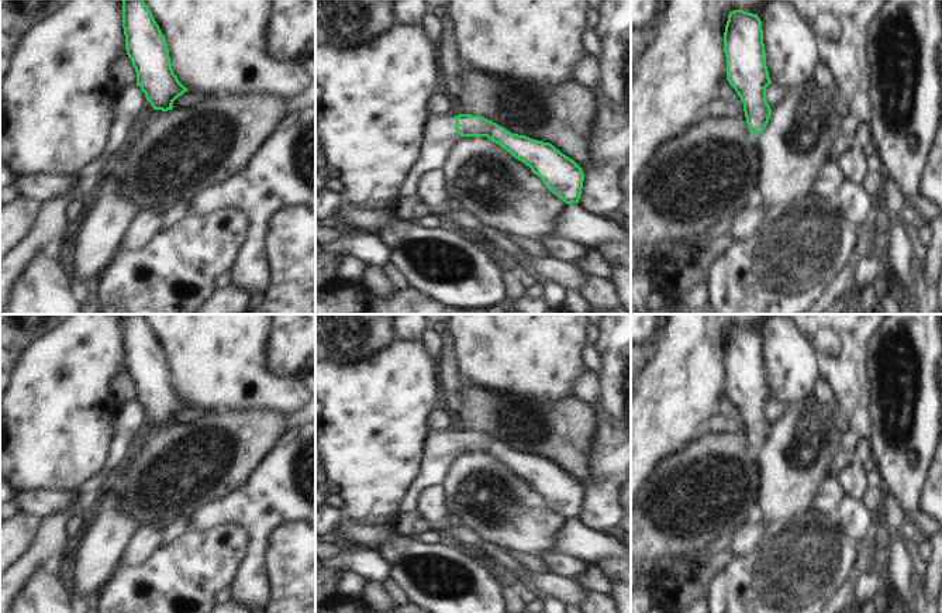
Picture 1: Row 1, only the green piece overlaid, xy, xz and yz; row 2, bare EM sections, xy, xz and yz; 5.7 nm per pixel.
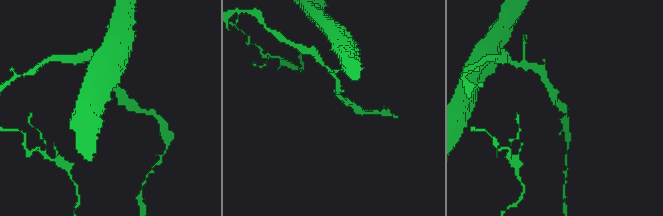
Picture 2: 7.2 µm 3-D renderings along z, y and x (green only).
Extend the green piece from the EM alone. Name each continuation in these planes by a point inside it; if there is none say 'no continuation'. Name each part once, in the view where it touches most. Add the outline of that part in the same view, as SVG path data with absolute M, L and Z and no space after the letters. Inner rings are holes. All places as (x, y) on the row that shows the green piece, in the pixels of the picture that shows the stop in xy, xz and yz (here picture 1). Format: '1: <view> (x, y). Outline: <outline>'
1: xz (440, 135). Outline: M429 114L428 127L422 131L420 155L408 169L400 185L400 196L417 194L417 183L427 171L438 171L444 166L451 148L460 138L456 132L456 120L449 114Z

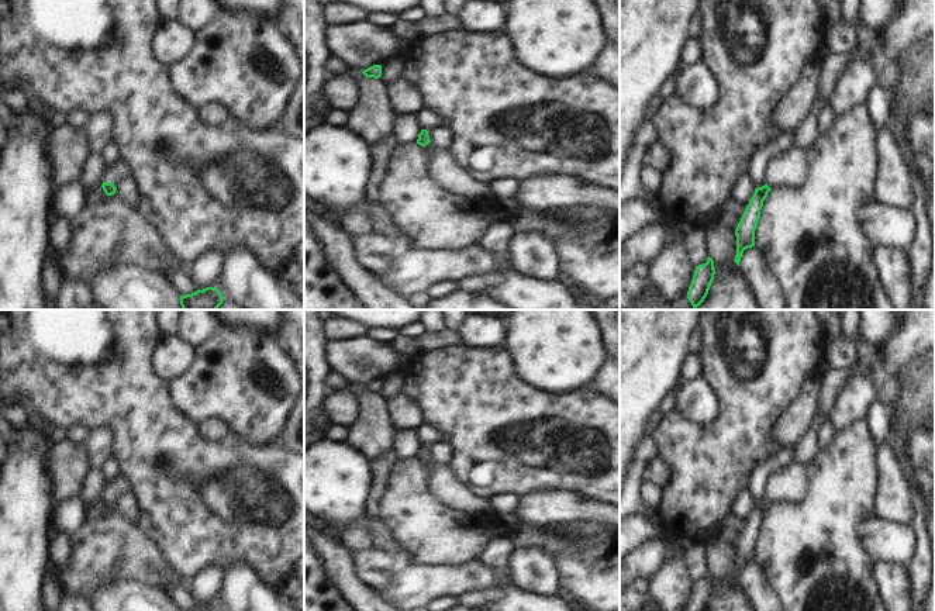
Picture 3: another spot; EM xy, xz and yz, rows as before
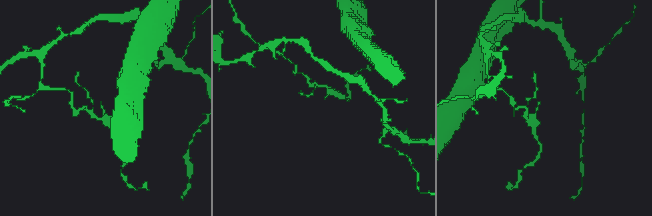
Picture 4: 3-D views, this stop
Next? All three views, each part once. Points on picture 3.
1: xy (111, 175). Outline: M121 162L117 166L113 166L111 169L106 169L103 182L113 183L114 186L117 186L117 180L124 175L128 175L128 170Z

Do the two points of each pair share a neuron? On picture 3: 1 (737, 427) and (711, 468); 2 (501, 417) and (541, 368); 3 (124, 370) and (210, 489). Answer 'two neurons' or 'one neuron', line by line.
1: one neuron
2: two neurons
3: one neuron

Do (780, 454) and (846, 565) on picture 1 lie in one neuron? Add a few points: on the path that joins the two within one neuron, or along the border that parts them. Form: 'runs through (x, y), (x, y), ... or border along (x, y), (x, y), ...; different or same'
border along (811, 503), (797, 517), (783, 524); different

